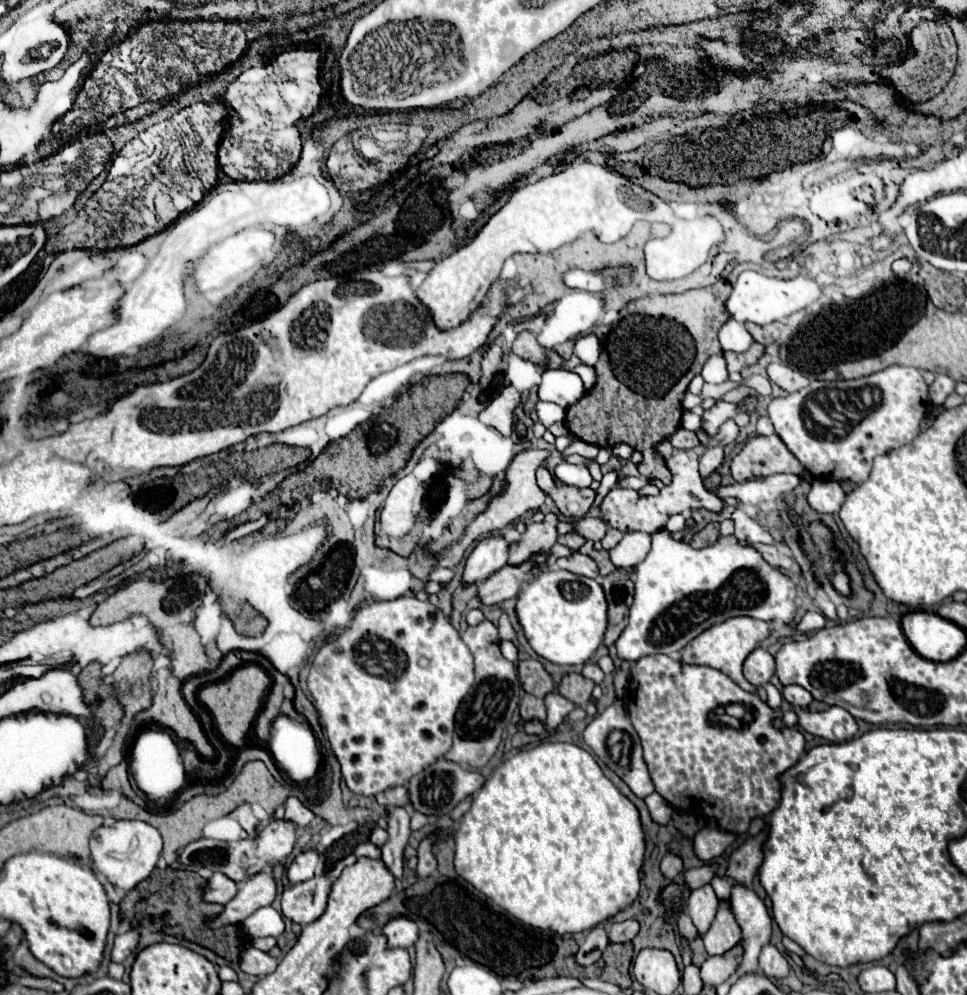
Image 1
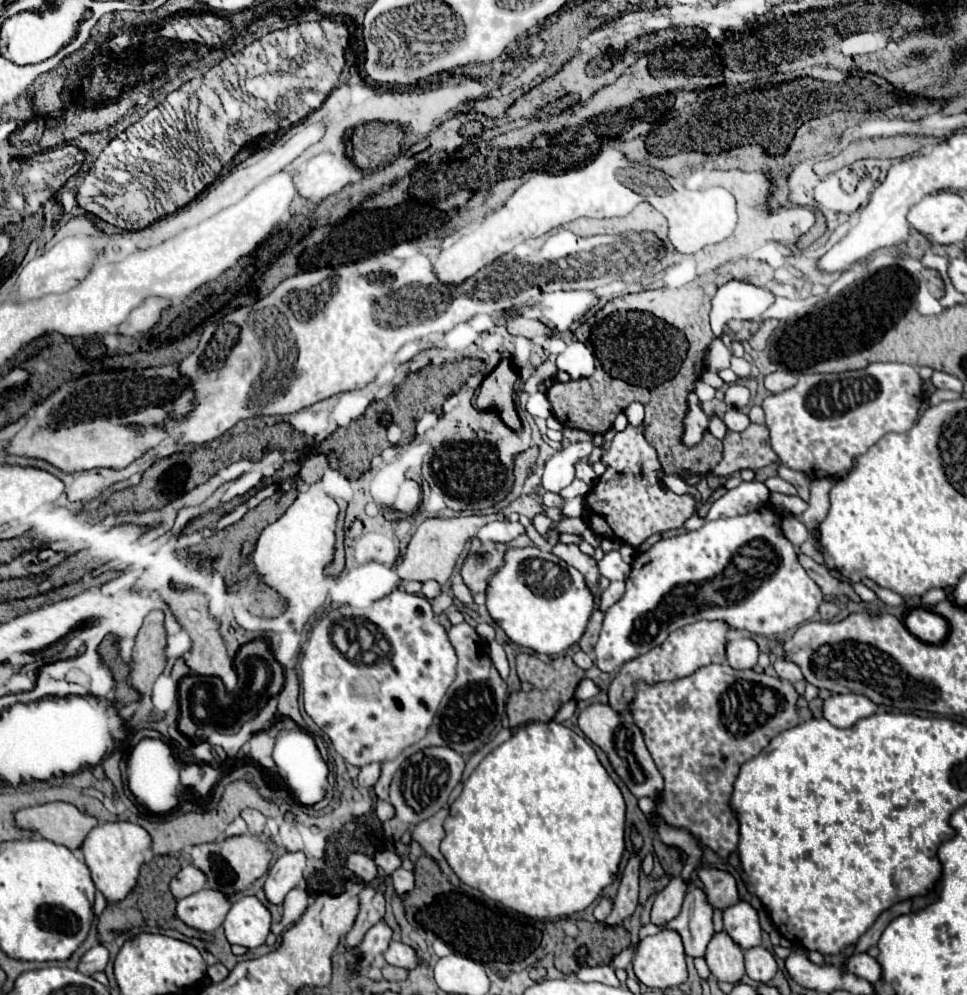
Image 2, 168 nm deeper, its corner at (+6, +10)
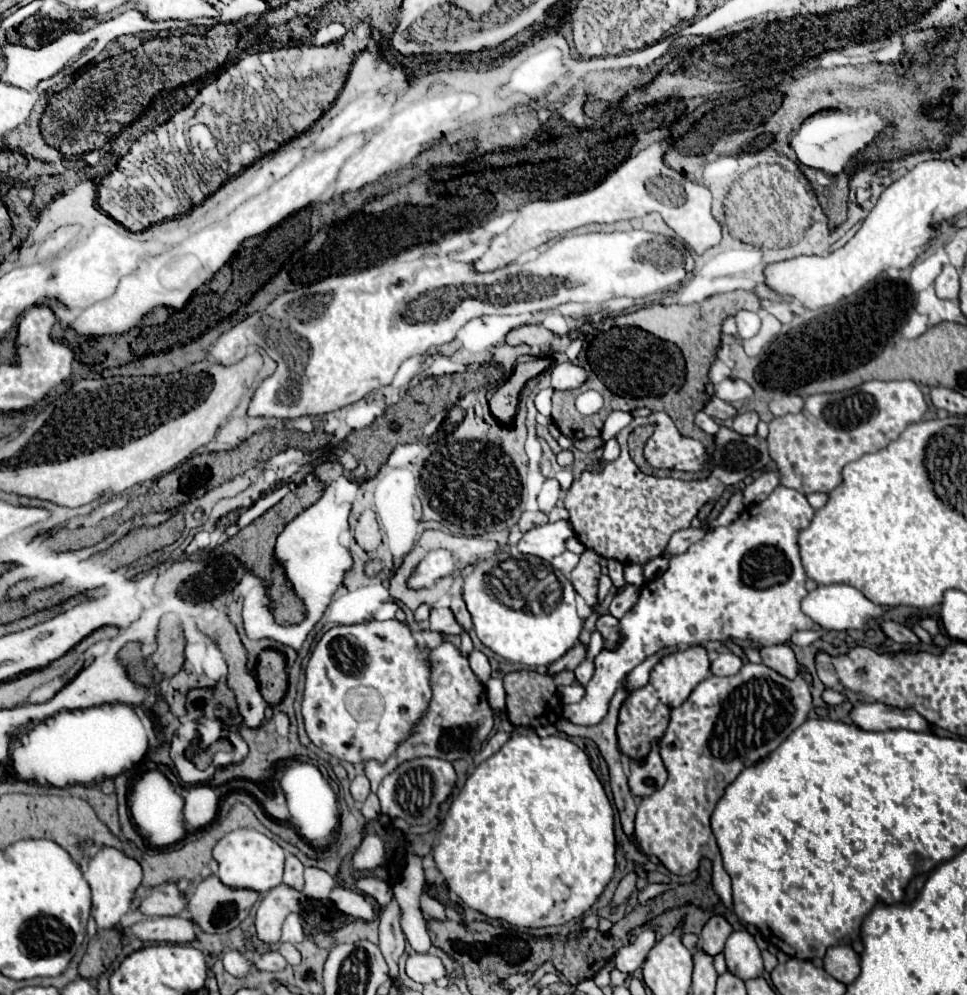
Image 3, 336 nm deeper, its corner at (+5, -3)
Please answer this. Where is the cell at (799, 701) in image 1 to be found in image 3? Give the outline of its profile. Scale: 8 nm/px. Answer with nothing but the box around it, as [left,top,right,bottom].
[761,644,799,678]

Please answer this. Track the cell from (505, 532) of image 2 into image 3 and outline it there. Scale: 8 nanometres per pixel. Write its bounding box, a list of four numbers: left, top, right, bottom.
[517,520,575,562]

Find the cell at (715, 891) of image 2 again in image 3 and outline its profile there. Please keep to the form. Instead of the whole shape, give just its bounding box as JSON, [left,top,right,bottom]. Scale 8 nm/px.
[701,914,733,956]

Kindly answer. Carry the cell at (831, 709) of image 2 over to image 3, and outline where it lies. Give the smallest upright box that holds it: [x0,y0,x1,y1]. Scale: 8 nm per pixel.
[849,704,929,732]

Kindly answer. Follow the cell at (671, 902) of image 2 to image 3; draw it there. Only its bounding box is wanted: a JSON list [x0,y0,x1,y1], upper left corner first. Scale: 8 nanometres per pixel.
[615,928,655,974]

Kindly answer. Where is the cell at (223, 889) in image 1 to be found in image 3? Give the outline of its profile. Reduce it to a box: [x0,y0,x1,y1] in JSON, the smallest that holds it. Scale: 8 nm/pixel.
[139,882,187,916]

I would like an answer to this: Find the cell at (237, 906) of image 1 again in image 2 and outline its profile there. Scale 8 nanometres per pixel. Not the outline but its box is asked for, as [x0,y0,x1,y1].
[176,889,230,933]

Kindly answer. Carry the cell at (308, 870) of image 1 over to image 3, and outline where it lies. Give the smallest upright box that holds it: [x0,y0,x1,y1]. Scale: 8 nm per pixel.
[255,884,303,944]

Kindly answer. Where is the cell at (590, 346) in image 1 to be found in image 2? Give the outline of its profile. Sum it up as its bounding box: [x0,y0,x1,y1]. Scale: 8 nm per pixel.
[556,341,594,379]

